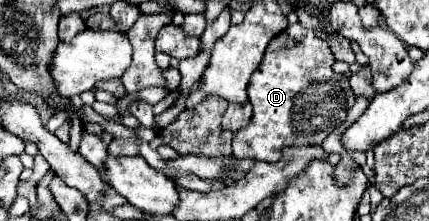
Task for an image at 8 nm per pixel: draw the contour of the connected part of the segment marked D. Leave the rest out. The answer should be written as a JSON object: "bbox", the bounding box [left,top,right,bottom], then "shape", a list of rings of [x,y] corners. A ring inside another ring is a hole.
{"bbox":[233,23,355,163],"shape":[[[297,23],[275,35],[265,51],[261,65],[251,75],[247,93],[253,105],[253,117],[251,123],[233,137],[233,157],[273,163],[281,159],[281,149],[289,145],[321,145],[323,139],[347,119],[347,113],[355,103],[349,77],[333,73],[333,53],[327,41],[319,39],[313,31],[301,29],[303,27]]]}

